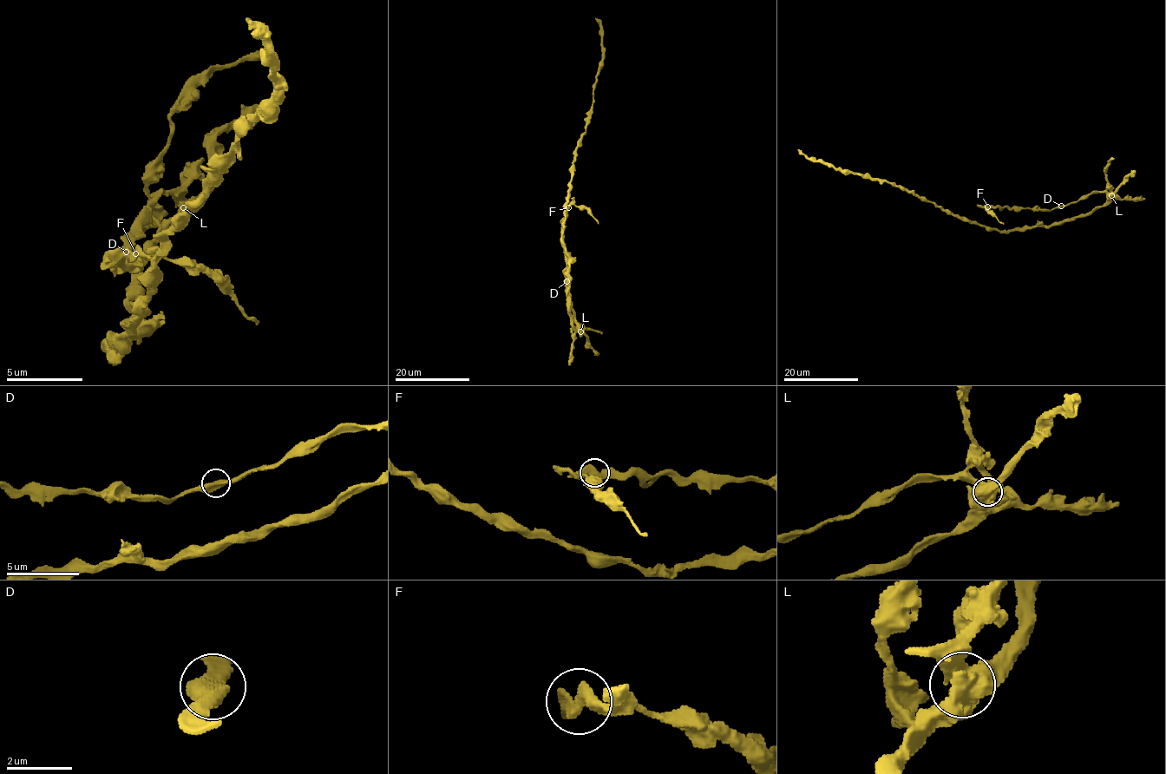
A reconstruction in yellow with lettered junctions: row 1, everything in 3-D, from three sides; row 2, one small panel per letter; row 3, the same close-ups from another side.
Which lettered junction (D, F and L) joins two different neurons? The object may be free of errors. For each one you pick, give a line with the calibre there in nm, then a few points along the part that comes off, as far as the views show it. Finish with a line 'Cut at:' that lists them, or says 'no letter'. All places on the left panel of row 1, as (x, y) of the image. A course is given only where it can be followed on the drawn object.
L: 600 nm thick; foreign part runs (184, 208), (161, 193), (146, 208), (119, 266), (127, 266), (108, 259), (134, 254), (196, 262), (257, 324)
Cut at: L

